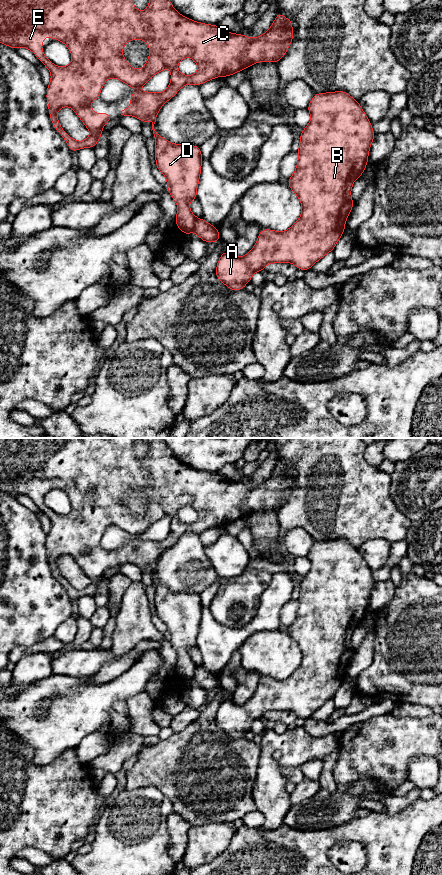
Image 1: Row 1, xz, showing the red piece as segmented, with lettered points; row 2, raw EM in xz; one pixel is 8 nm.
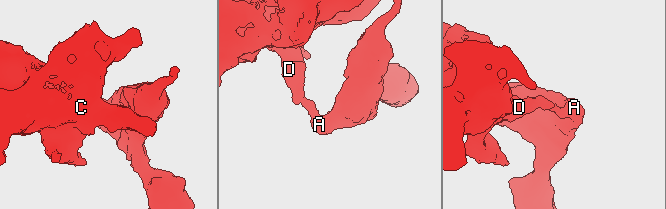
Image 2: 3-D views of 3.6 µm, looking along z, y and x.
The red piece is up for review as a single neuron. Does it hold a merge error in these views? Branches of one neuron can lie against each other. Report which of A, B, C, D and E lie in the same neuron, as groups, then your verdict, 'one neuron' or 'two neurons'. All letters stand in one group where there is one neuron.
A B / C D E; two neurons

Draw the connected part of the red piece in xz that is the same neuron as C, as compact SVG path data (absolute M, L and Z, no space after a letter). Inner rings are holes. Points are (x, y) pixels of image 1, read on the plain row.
M0 438L0 491L12 497L25 495L31 498L41 511L51 520L51 529L47 533L46 547L49 557L49 565L54 577L61 583L72 600L83 596L94 596L102 584L104 573L112 568L111 561L93 561L91 551L100 545L100 540L108 526L116 526L132 536L140 536L145 533L155 522L164 517L171 518L171 529L168 536L160 541L134 539L130 544L130 556L119 557L118 565L134 564L142 571L152 570L152 578L155 585L155 609L156 616L166 625L166 637L178 654L175 665L176 674L185 684L194 679L197 666L189 656L191 648L198 647L197 635L200 628L203 605L201 595L195 593L173 592L161 585L154 577L157 562L160 556L177 540L187 532L200 534L203 531L217 525L228 525L249 516L259 510L278 511L286 502L294 486L292 478L293 468L287 468L286 464L278 460L270 477L257 486L251 486L243 482L229 481L221 477L217 472L209 473L191 468L181 463L173 456L171 449L161 438L139 438L146 442L150 451L145 459L138 459L133 452L133 445L138 438ZM44 484L63 490L71 500L72 510L66 515L53 512L40 495L43 493ZM134 487L141 487L148 491L150 502L142 517L133 517L123 505L122 498L125 492ZM190 505L198 512L198 519L193 523L183 523L178 517L178 511ZM81 532L89 535L86 542L82 538L77 540L76 534ZM62 555L71 555L83 570L91 583L84 589L76 589L70 585L59 570L57 560Z

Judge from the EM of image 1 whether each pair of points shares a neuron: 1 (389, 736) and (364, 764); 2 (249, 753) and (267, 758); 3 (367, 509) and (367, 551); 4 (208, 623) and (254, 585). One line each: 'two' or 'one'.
1: one
2: two
3: two
4: two

